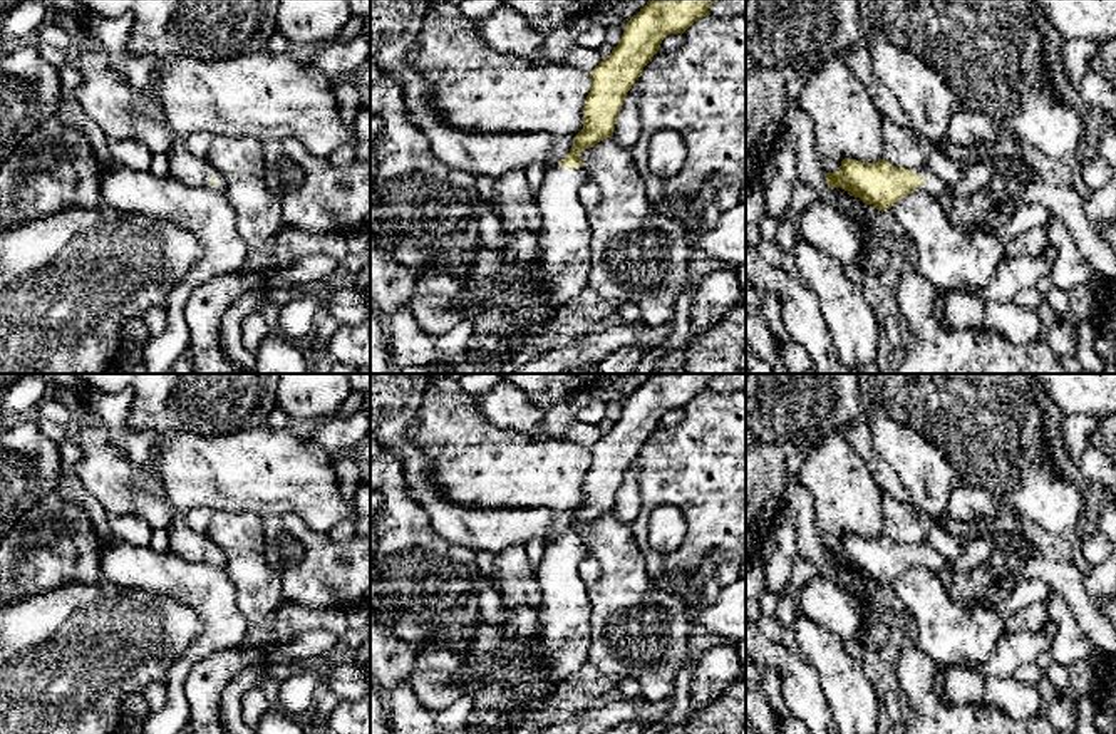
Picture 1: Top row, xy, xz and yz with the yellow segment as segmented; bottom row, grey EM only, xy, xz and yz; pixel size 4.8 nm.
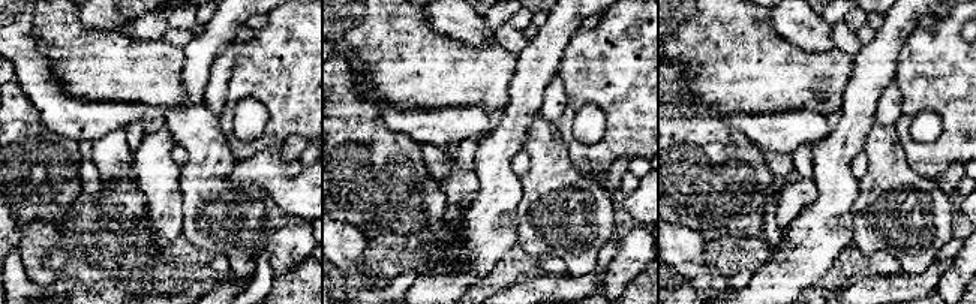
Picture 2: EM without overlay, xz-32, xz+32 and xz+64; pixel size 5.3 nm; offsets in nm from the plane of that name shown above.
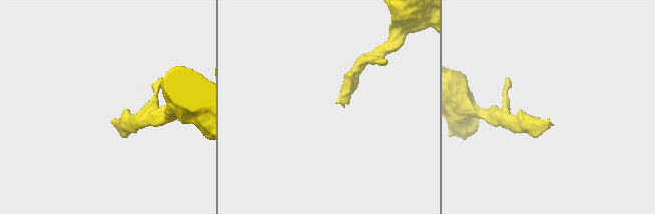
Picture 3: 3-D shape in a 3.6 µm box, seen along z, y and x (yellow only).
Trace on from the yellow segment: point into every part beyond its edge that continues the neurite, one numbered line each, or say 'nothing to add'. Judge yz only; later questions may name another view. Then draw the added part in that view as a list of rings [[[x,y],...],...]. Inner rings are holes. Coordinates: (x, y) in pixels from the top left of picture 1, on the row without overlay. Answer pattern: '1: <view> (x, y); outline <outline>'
1: yz (934, 560); outline [[[928,541],[917,543],[915,550],[925,555],[923,560],[915,561],[915,566],[927,566],[933,570],[937,575],[943,571],[945,561]]]

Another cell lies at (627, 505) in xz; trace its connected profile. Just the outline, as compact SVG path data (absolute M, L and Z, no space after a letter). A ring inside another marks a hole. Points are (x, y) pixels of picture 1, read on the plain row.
M635 456L627 468L623 481L617 491L613 513L617 518L632 526L640 513L640 486L638 486L640 456Z

